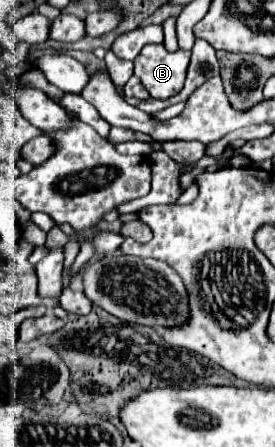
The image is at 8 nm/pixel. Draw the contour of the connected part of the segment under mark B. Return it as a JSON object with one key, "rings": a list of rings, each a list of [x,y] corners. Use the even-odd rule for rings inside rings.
{"rings":[[[146,45],[134,59],[134,75],[154,99],[170,99],[182,91],[190,51],[168,53],[164,45]]]}

